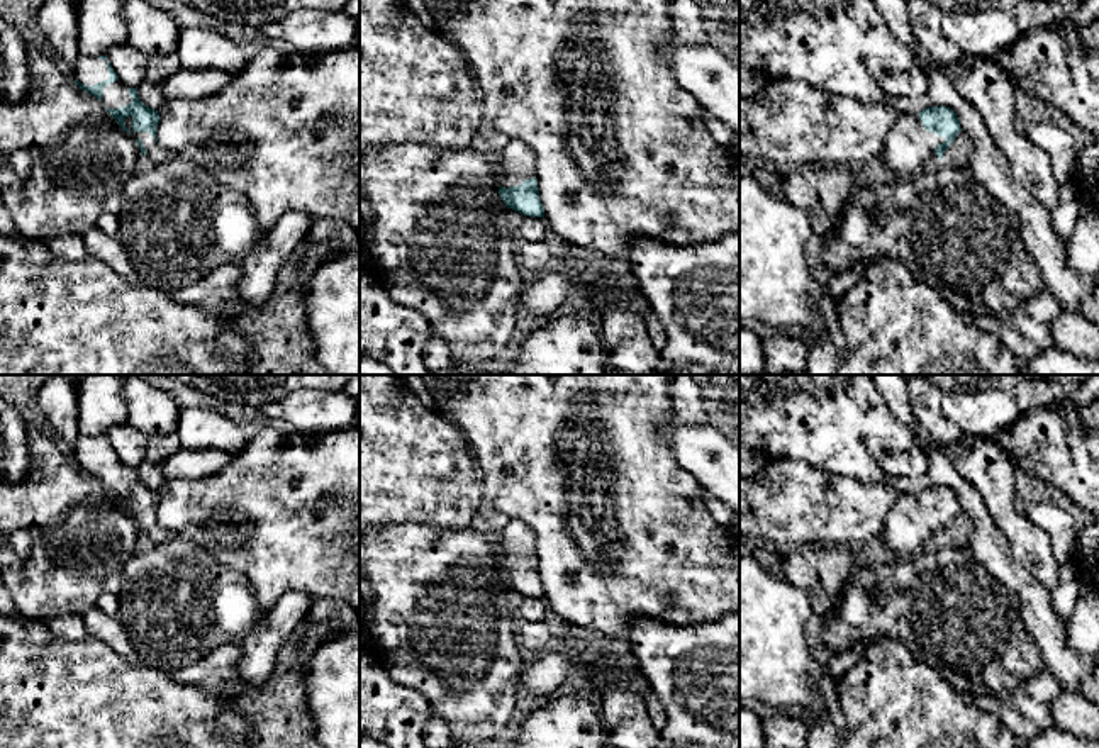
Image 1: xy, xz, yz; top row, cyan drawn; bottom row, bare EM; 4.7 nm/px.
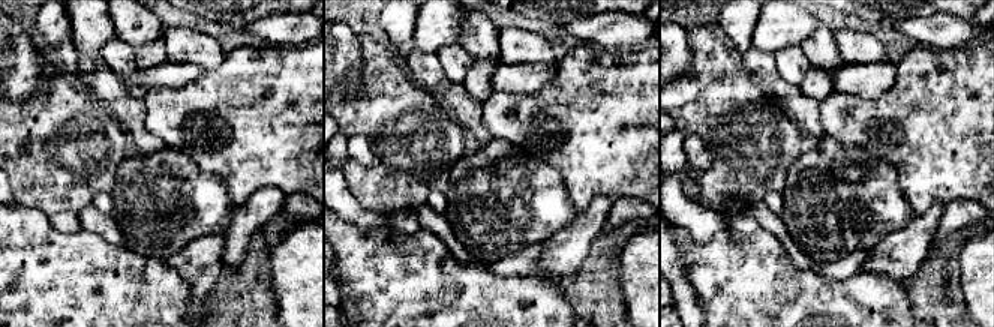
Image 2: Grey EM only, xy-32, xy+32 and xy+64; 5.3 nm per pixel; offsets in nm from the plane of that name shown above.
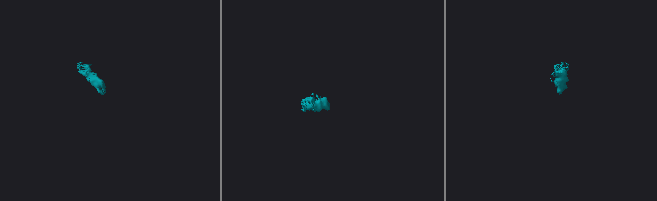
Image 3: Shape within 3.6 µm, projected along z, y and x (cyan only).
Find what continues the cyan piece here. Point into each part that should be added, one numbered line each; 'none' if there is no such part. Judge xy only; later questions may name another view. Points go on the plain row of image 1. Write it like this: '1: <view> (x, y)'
1: xy (89, 450)
2: xy (156, 535)

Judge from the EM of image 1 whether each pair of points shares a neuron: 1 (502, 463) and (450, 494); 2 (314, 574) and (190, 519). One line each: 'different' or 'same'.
1: different
2: same

